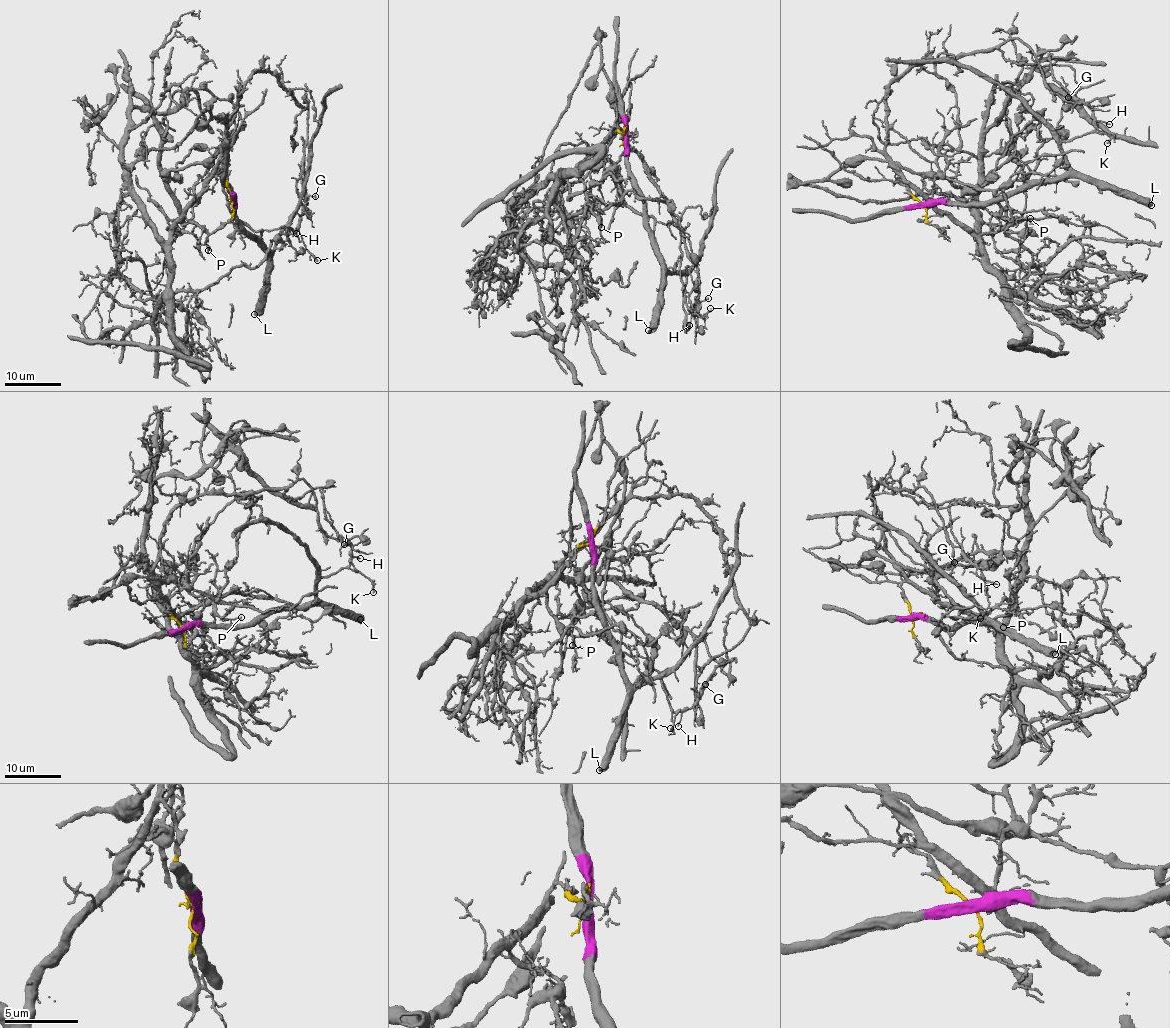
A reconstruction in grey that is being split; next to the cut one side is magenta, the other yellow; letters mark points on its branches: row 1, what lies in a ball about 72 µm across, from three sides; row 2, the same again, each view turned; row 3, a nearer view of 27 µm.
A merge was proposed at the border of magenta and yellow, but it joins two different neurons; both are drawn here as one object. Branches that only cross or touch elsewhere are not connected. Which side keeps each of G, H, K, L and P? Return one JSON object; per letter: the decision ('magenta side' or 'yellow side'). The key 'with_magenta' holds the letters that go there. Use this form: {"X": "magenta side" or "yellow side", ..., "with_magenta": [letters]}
{"G": "magenta side", "H": "magenta side", "K": "magenta side", "L": "magenta side", "P": "magenta side", "with_magenta": ["G", "H", "K", "L", "P"]}

